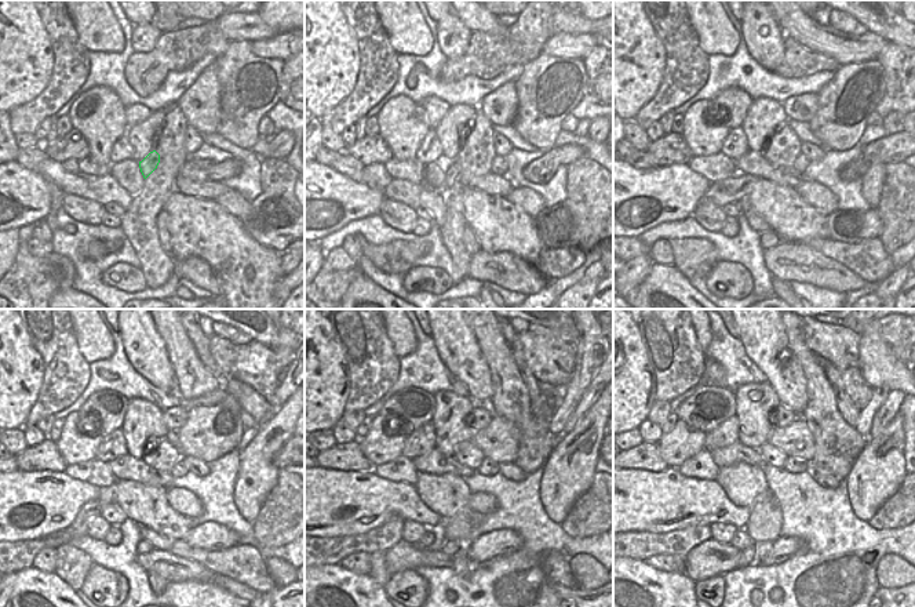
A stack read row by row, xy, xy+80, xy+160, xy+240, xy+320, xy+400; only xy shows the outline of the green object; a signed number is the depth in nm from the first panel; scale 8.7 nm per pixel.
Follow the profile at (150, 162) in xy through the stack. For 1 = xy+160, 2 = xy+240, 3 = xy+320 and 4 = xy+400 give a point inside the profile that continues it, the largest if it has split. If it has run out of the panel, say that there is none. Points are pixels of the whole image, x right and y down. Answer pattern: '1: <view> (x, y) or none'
1: xy+160 (735, 189)
2: xy+240 (106, 497)
3: xy+320 (332, 551)
4: xy+400 (642, 545)

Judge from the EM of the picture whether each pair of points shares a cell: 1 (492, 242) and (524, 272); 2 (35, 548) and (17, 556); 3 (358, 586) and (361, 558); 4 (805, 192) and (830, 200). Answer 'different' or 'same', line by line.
1: different
2: same
3: different
4: same

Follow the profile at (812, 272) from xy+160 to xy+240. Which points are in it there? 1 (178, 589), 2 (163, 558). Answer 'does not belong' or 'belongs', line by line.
1: does not belong
2: belongs

